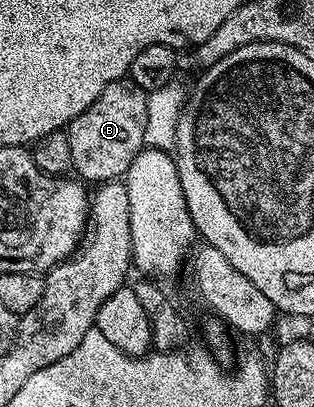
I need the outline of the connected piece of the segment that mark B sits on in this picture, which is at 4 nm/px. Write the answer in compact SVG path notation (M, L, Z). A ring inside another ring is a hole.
M123 78L104 86L100 98L96 98L96 102L92 102L92 106L88 106L88 110L80 113L65 129L72 154L73 171L83 181L94 180L95 185L114 182L125 177L128 166L132 166L132 158L136 158L136 154L144 147L144 126L147 123L148 94L143 88L136 86L136 82L132 82L129 78Z

